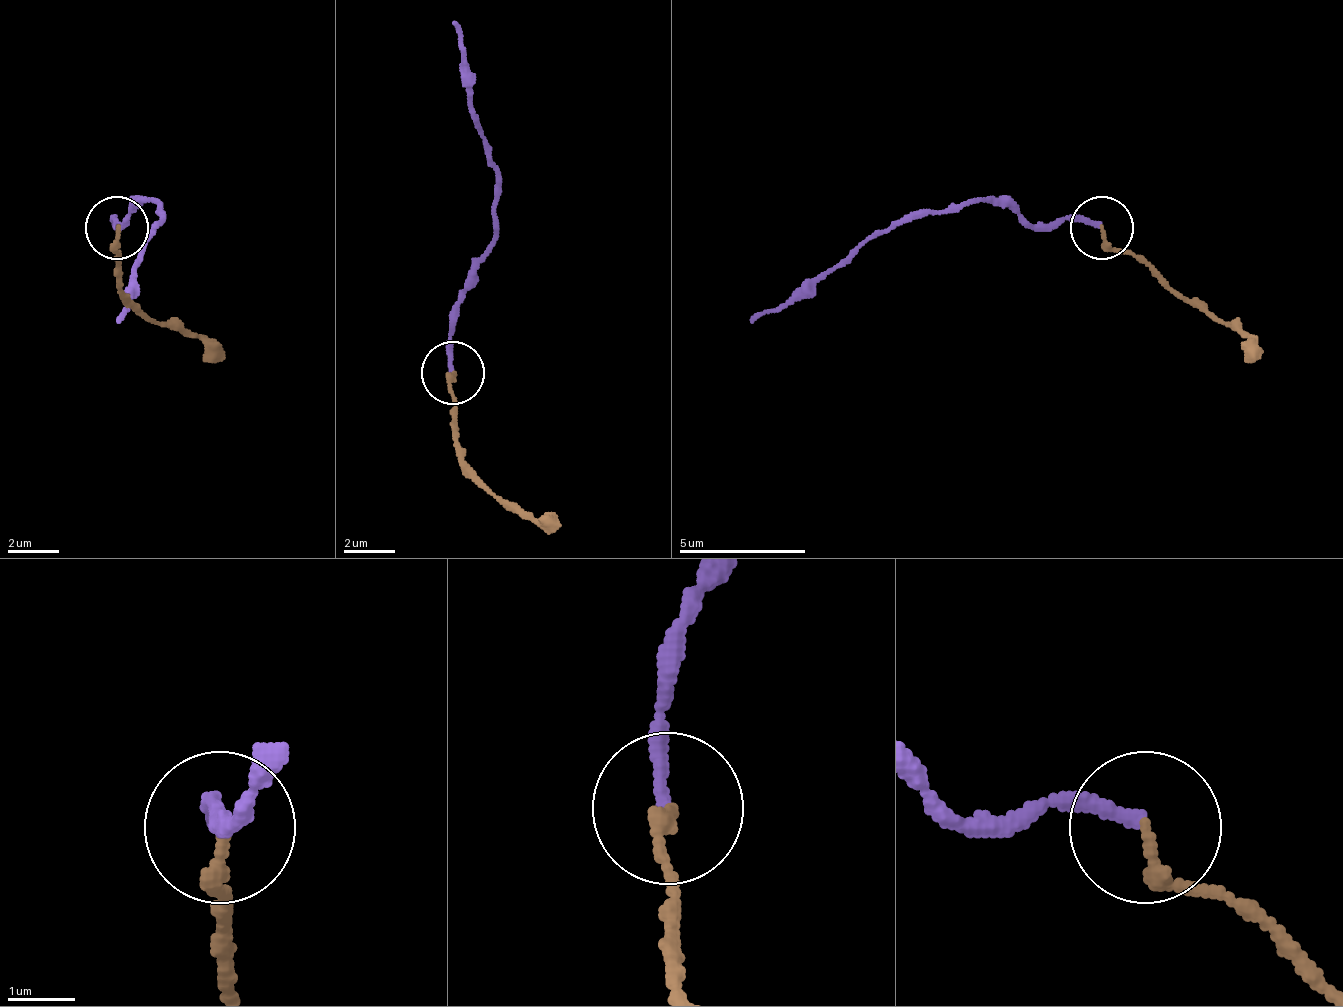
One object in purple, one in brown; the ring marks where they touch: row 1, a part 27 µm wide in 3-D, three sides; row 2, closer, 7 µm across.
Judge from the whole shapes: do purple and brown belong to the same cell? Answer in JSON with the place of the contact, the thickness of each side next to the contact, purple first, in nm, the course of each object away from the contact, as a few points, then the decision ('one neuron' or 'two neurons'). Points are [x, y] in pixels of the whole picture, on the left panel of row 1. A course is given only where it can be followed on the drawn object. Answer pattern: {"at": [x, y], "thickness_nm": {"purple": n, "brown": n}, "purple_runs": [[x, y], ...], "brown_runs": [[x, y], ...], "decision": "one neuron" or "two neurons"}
{"at": [117, 228], "thickness_nm": {"purple": 180, "brown": 200}, "purple_runs": [[115, 229], [115, 223], [160, 204], [115, 325]], "brown_runs": [[115, 229], [121, 293], [223, 363]], "decision": "one neuron"}

